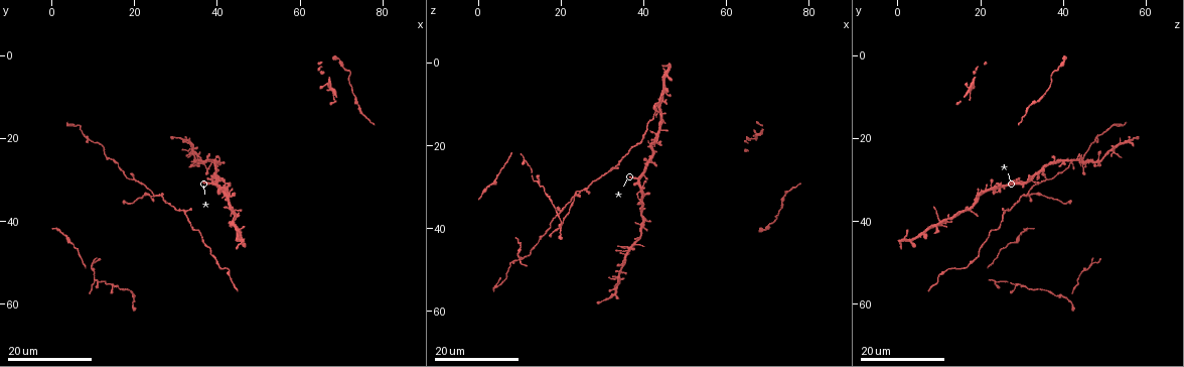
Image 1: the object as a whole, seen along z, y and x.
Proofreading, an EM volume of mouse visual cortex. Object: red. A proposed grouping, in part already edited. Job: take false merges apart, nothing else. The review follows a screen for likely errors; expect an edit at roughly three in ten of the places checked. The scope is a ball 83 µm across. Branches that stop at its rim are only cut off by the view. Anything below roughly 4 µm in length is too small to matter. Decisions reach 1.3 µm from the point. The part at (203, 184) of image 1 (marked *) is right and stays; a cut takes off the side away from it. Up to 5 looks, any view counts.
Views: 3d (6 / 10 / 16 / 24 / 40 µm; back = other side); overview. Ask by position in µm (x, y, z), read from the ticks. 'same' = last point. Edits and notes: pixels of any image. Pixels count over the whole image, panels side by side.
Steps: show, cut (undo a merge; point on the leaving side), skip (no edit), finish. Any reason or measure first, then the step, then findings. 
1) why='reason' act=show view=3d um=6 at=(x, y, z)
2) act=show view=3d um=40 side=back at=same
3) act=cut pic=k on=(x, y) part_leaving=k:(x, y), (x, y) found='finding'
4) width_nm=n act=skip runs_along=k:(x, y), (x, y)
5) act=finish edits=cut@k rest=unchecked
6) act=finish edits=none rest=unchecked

act=show view=3d um=16 at=(38.5, 30.5, 27.5)

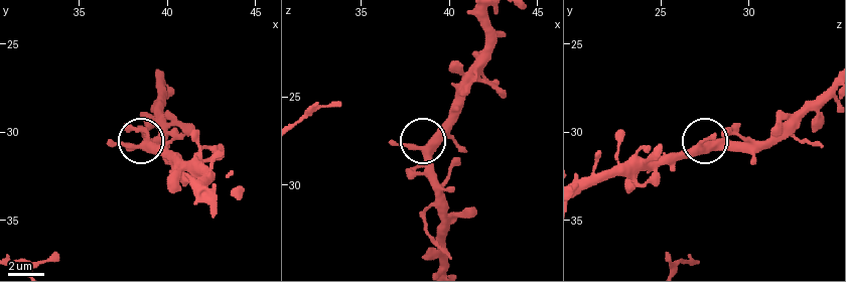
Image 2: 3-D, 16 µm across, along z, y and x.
why='zoom in' act=show view=3d um=10 at=(39.0, 30.8, 28.0)

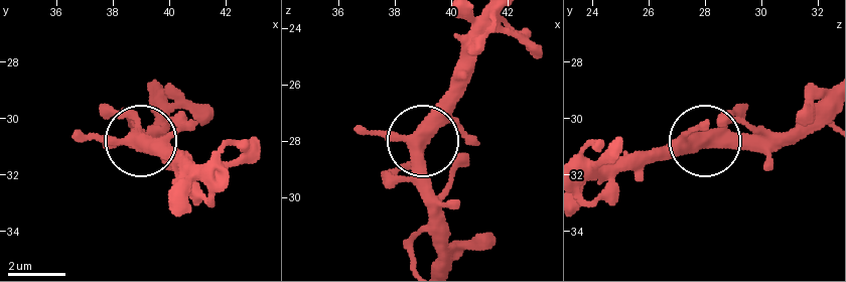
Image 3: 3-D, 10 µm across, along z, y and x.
act=skip found='one neuron here'

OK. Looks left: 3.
act=show view=3d um=16 at=(18.5, 57.0, 35.5)

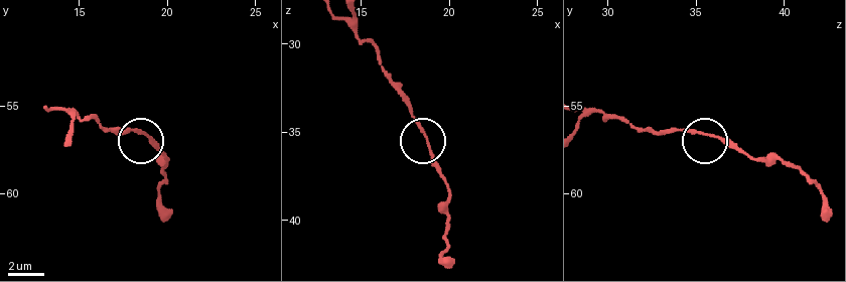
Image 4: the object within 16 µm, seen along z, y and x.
act=show view=3d um=6 at=(18.7, 56.5, 35.3)

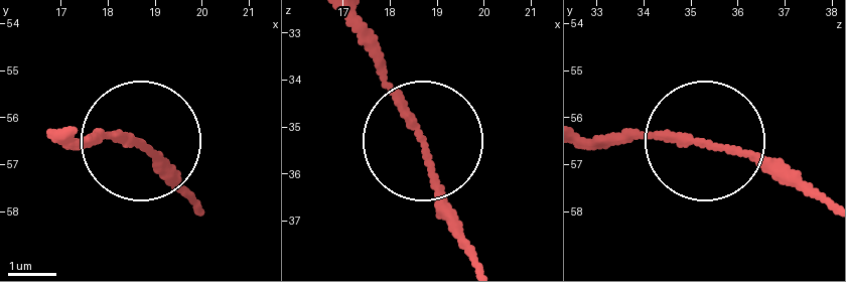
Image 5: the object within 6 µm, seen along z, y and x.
width_nm=140 act=skip found='one neuron here'

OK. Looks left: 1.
act=finish edits=none rest=unchecked

